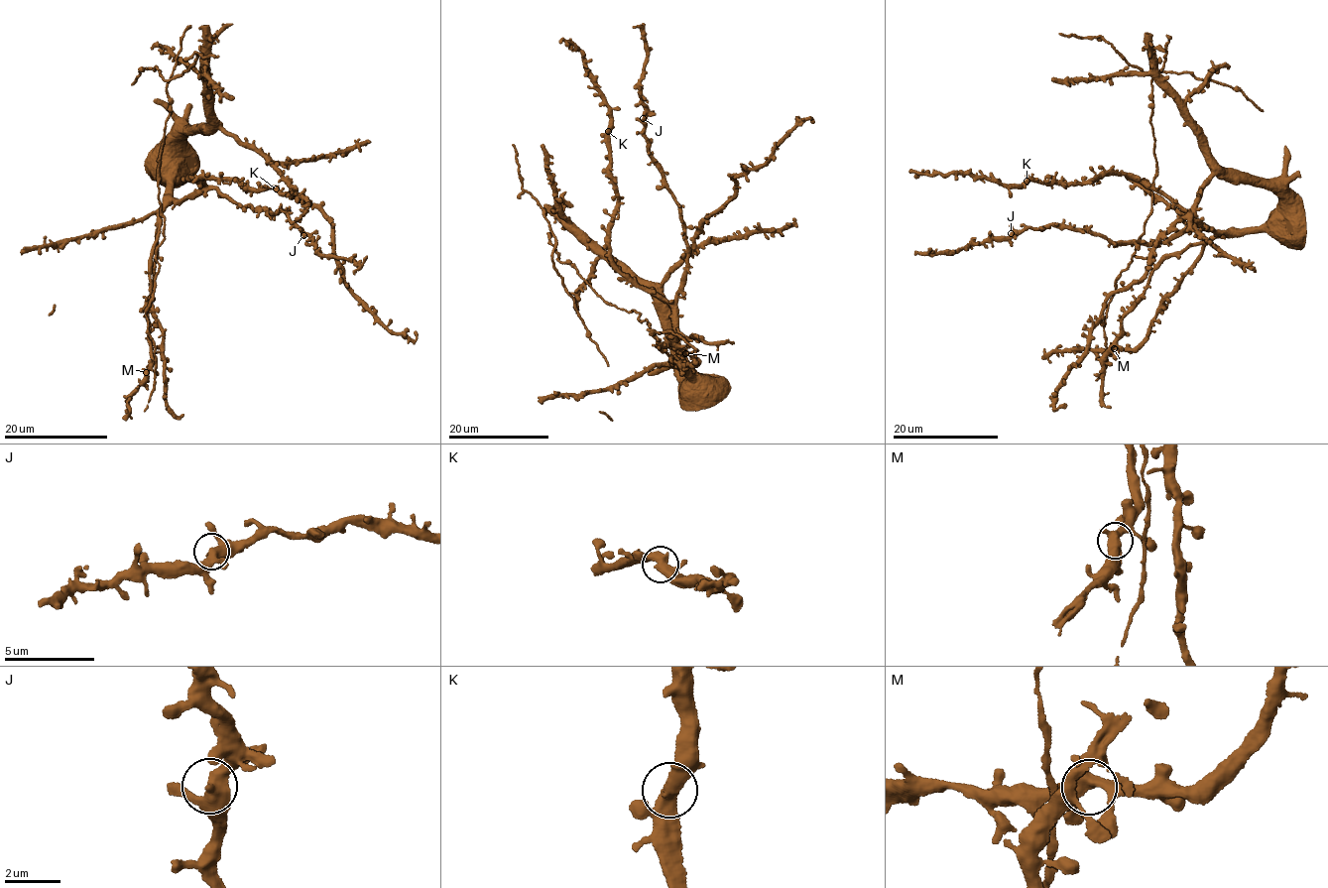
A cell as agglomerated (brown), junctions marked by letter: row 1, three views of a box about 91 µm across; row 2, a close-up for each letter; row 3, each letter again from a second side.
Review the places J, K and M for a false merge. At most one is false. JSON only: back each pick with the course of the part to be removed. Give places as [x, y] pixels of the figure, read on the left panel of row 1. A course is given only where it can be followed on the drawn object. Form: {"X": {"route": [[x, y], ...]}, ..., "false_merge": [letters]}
{"false_merge": []}

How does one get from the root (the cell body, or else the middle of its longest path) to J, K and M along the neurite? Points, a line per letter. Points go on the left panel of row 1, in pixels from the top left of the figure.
J: (162, 170), (159, 177), (173, 185), (171, 196), (179, 201), (215, 189), (244, 207), (287, 213), (303, 235)
K: (162, 170), (182, 202), (204, 187), (188, 178), (276, 189)
M: (162, 170), (157, 174), (159, 177), (169, 181), (156, 228), (148, 319), (153, 354), (146, 372)

